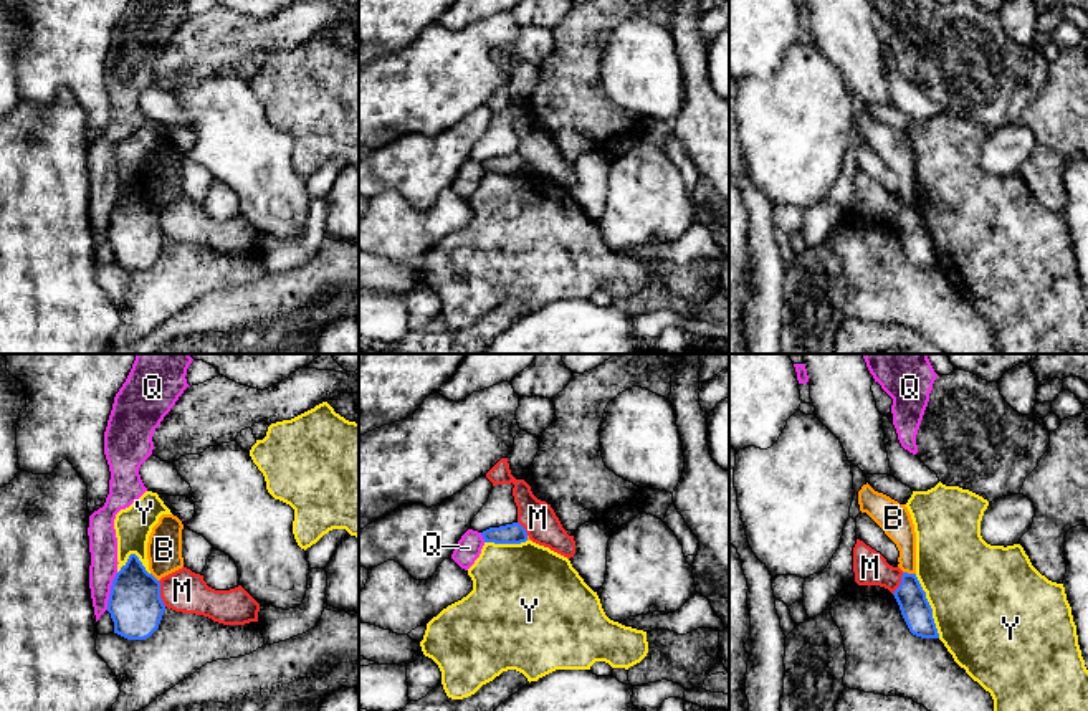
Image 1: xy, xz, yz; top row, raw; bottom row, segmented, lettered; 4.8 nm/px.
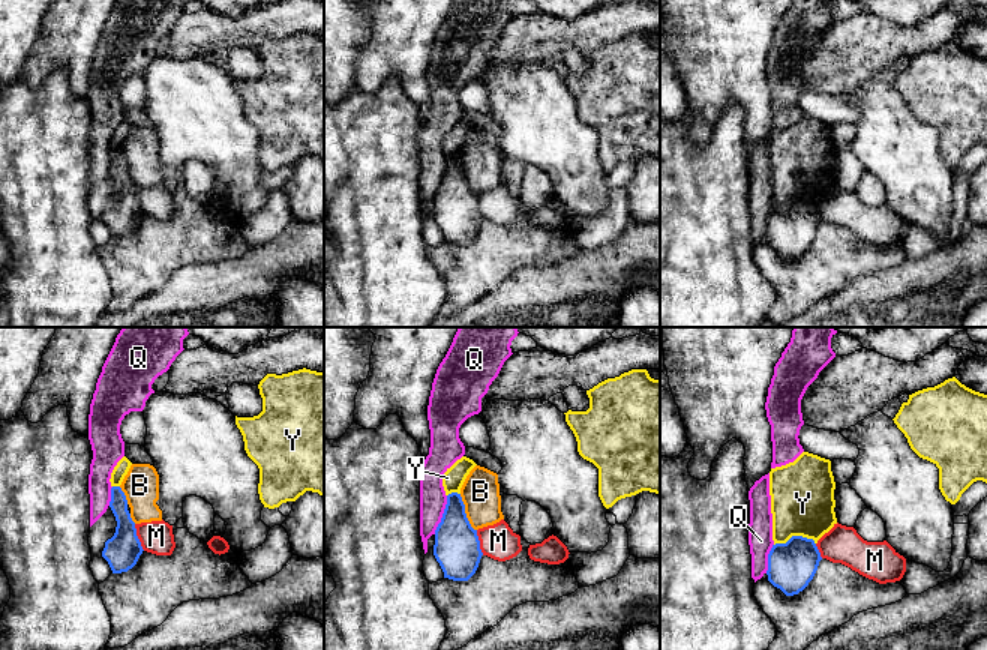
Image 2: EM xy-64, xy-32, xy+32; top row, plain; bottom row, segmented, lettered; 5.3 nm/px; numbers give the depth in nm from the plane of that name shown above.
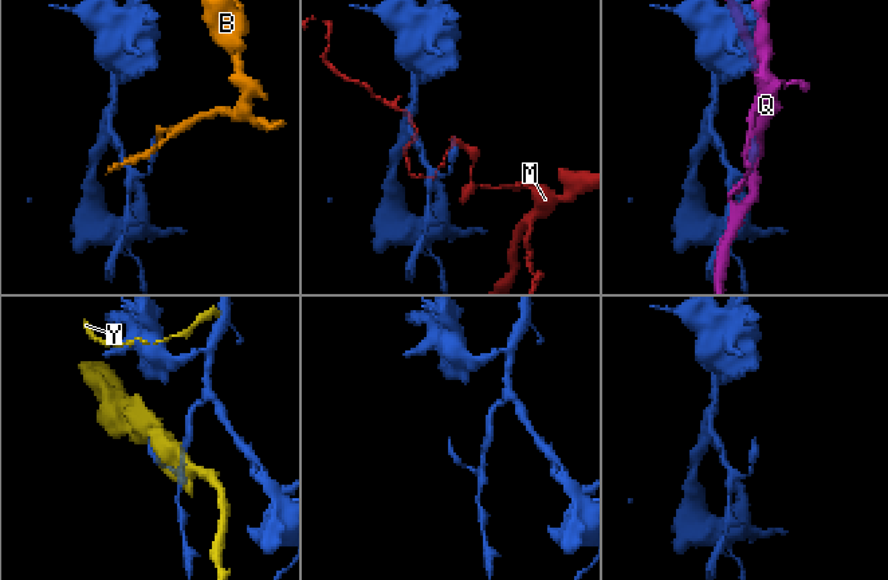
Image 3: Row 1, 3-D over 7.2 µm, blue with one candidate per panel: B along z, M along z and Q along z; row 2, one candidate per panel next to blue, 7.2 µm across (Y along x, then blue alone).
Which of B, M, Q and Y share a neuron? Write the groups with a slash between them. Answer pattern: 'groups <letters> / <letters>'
groups B / M / Q / Y

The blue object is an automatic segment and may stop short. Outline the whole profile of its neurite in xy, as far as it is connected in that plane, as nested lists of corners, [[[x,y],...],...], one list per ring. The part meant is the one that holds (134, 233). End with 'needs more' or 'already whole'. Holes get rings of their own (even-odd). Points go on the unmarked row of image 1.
[[[131,184],[116,203],[107,230],[114,263],[127,270],[146,270],[159,258],[164,240],[160,212]]] | already whole

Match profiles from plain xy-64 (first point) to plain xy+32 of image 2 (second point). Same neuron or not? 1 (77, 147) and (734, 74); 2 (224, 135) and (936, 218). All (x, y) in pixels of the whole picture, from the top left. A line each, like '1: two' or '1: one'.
1: two
2: one

